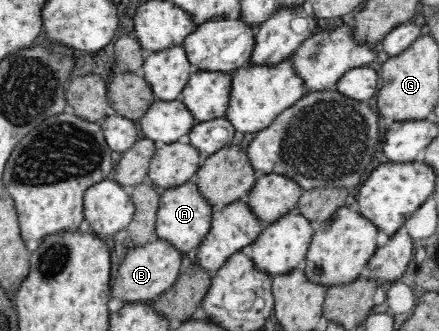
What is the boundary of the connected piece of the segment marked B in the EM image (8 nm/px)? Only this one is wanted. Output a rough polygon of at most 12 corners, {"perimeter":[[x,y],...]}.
{"perimeter":[[159,236],[131,246],[111,297],[154,304],[181,274],[182,253]]}

